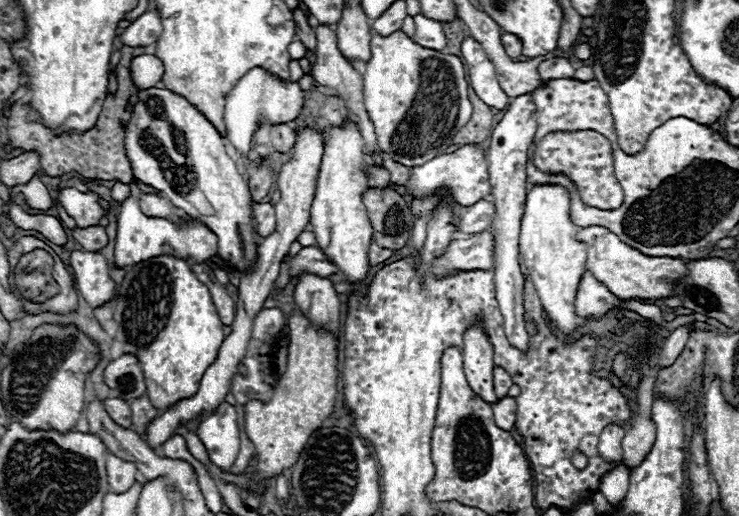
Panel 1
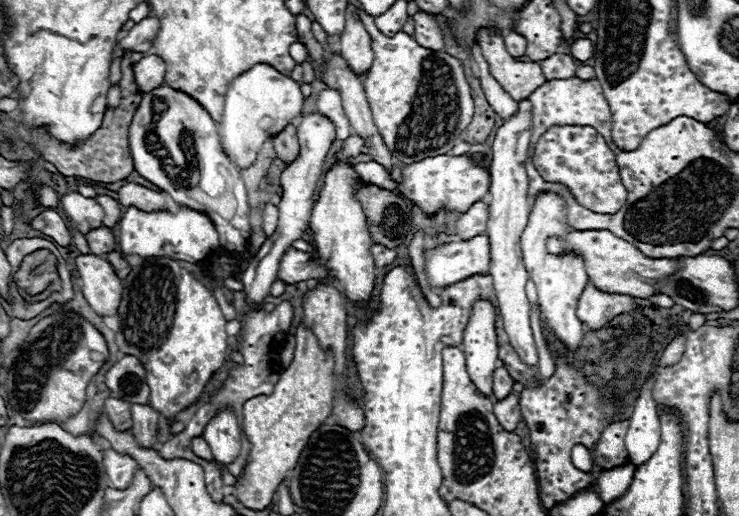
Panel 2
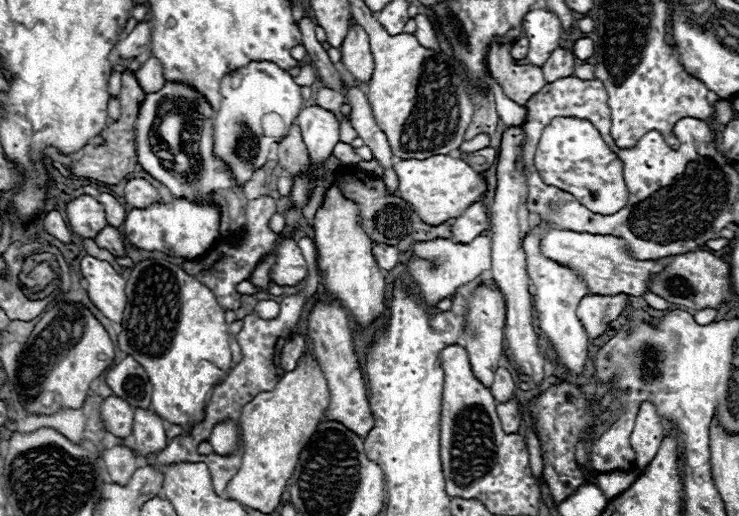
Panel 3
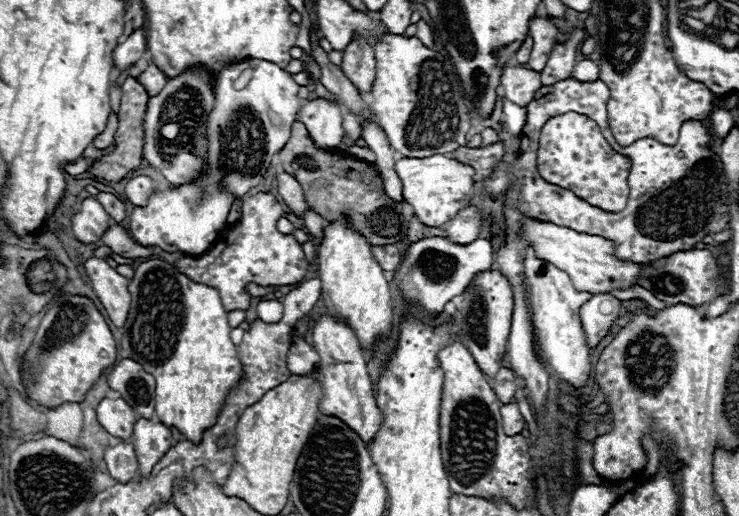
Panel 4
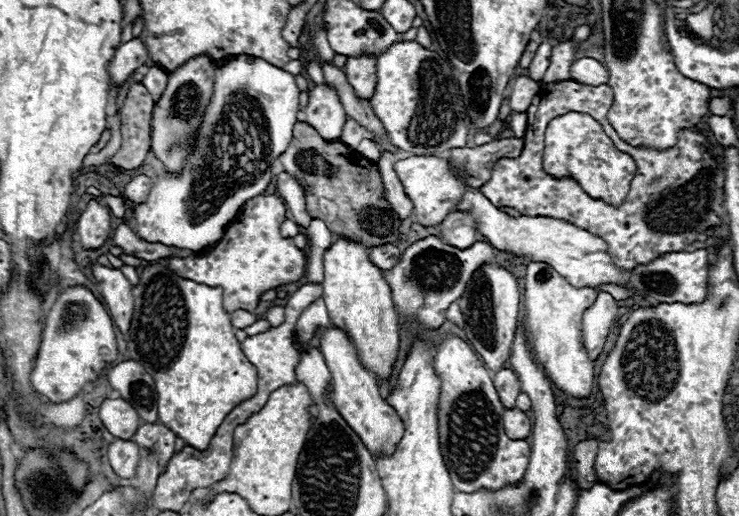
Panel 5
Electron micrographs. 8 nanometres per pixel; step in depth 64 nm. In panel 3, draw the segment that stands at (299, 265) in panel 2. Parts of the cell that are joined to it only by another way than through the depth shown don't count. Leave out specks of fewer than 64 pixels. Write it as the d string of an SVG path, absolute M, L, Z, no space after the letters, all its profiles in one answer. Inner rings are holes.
M284 240L276 250L276 264L272 266L272 282L280 286L294 286L308 276L304 256L294 240Z

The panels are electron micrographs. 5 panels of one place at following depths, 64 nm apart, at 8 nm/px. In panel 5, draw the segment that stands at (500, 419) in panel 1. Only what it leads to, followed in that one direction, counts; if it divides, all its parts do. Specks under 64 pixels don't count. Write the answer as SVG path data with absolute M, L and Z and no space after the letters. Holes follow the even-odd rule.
M506 408L502 420L504 420L504 430L506 430L508 438L512 438L512 440L528 438L532 424L530 424L530 418L522 410Z

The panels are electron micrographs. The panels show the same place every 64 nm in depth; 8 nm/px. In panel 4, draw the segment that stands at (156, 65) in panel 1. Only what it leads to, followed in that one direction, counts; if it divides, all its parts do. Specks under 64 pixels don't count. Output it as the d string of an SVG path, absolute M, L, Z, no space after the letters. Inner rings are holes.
M150 64L140 76L138 76L138 82L148 90L150 96L156 96L164 86L166 86L166 76L164 72L156 66L156 64Z

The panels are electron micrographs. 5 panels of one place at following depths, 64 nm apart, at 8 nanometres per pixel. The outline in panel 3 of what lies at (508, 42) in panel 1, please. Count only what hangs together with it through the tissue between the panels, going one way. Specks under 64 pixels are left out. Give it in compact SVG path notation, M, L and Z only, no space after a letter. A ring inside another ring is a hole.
M526 36L516 38L516 42L514 42L512 48L510 48L510 54L512 54L512 58L516 58L516 60L526 58L526 54L528 54L528 38L526 38Z

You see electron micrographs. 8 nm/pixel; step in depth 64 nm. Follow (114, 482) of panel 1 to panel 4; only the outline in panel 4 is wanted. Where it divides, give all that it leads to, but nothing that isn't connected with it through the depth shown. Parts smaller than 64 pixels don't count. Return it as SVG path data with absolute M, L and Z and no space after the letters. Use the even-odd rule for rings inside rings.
M116 444L104 450L104 462L116 482L126 484L138 474L138 458L132 444Z

